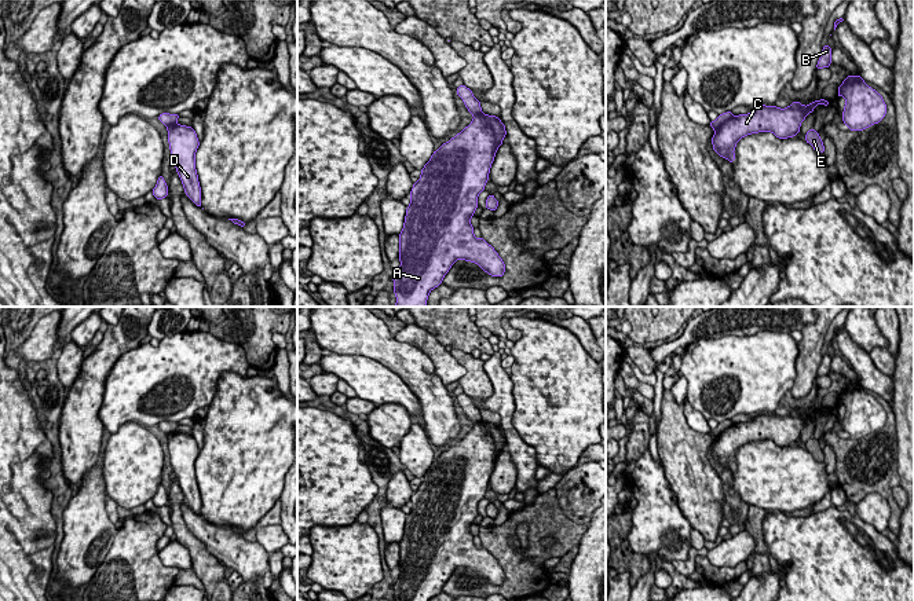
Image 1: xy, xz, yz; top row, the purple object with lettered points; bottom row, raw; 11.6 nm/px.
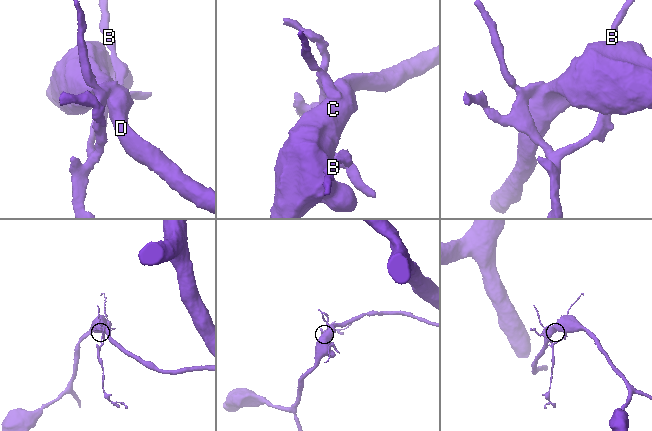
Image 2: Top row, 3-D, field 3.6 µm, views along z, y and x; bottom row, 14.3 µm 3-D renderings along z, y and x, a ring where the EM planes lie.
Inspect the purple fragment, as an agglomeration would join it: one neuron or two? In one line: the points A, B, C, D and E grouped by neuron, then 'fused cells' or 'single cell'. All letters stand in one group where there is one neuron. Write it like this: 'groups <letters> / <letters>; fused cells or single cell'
groups A C D / B E; fused cells

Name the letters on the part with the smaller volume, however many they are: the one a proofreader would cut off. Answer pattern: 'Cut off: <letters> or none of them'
Cut off: B, E

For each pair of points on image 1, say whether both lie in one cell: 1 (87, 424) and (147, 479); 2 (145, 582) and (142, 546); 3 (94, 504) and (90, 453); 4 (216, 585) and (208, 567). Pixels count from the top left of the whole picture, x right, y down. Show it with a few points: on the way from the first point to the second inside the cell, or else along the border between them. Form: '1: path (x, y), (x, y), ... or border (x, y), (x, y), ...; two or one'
1: border (102, 454), (99, 460); two
2: path (142, 574), (142, 554); one
3: border (99, 460), (79, 486); two
4: path (215, 581), (211, 571); one

